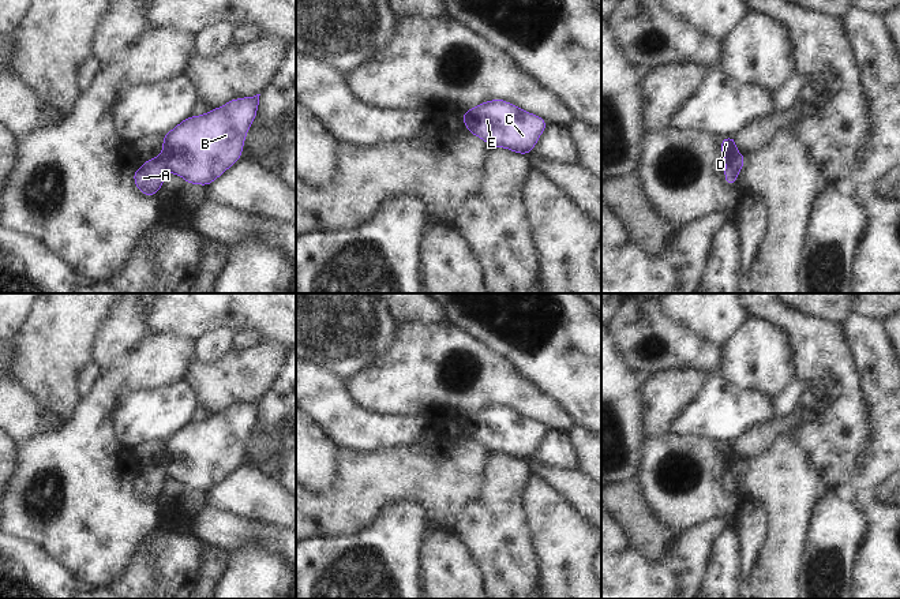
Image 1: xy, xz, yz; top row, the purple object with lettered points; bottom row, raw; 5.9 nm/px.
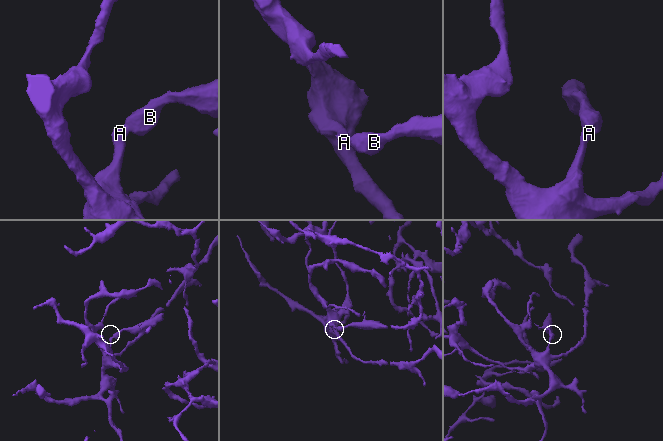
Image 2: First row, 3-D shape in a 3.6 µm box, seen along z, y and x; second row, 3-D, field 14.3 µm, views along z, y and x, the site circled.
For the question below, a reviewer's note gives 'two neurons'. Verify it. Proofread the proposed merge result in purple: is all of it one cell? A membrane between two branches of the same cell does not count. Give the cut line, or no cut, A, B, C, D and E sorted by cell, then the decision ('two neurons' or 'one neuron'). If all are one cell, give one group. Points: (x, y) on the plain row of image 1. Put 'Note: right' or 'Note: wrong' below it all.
cut in yz along (743, 463), (734, 461), (726, 468); A / B C D E; two neurons
Note: right

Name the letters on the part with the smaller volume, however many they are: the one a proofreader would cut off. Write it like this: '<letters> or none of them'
B, C, D, E

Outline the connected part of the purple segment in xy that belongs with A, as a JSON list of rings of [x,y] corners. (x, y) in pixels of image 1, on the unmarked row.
[[[160,460],[153,465],[146,465],[140,473],[132,478],[132,483],[136,494],[145,502],[153,502],[162,494],[166,478],[165,464]]]

